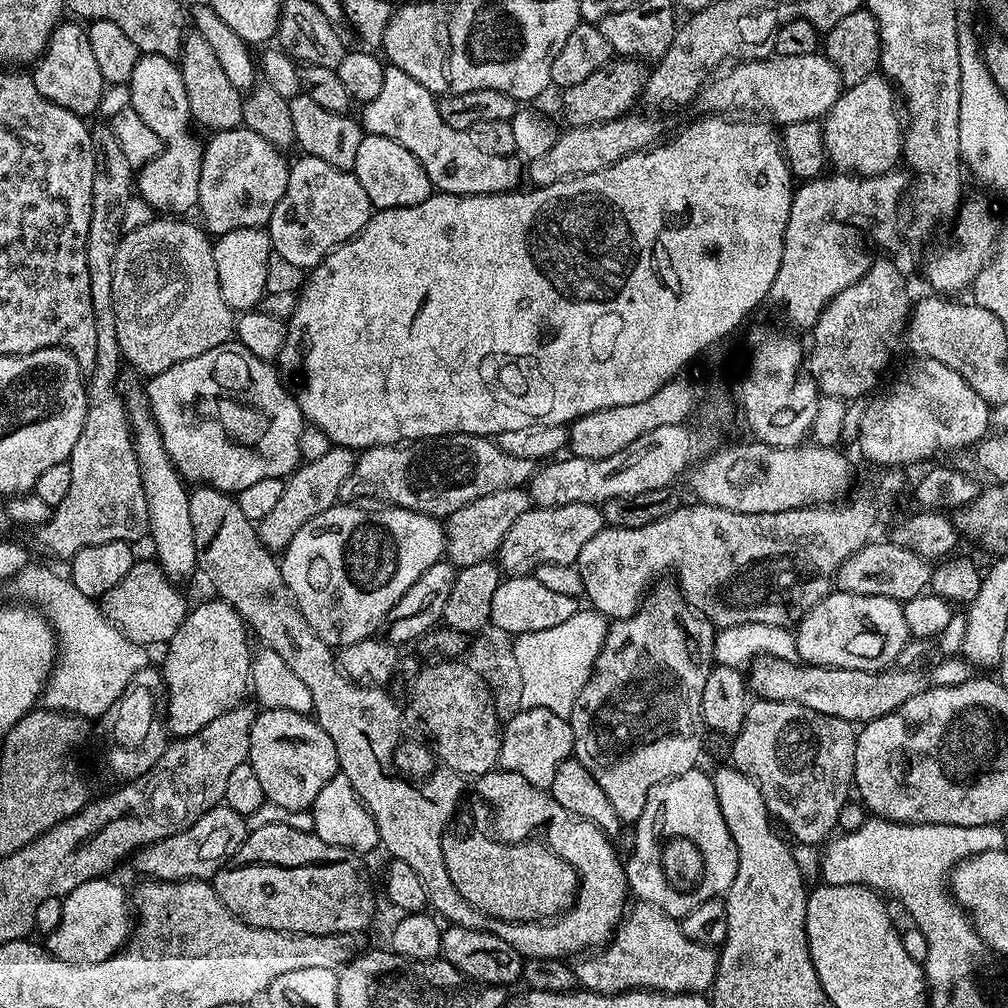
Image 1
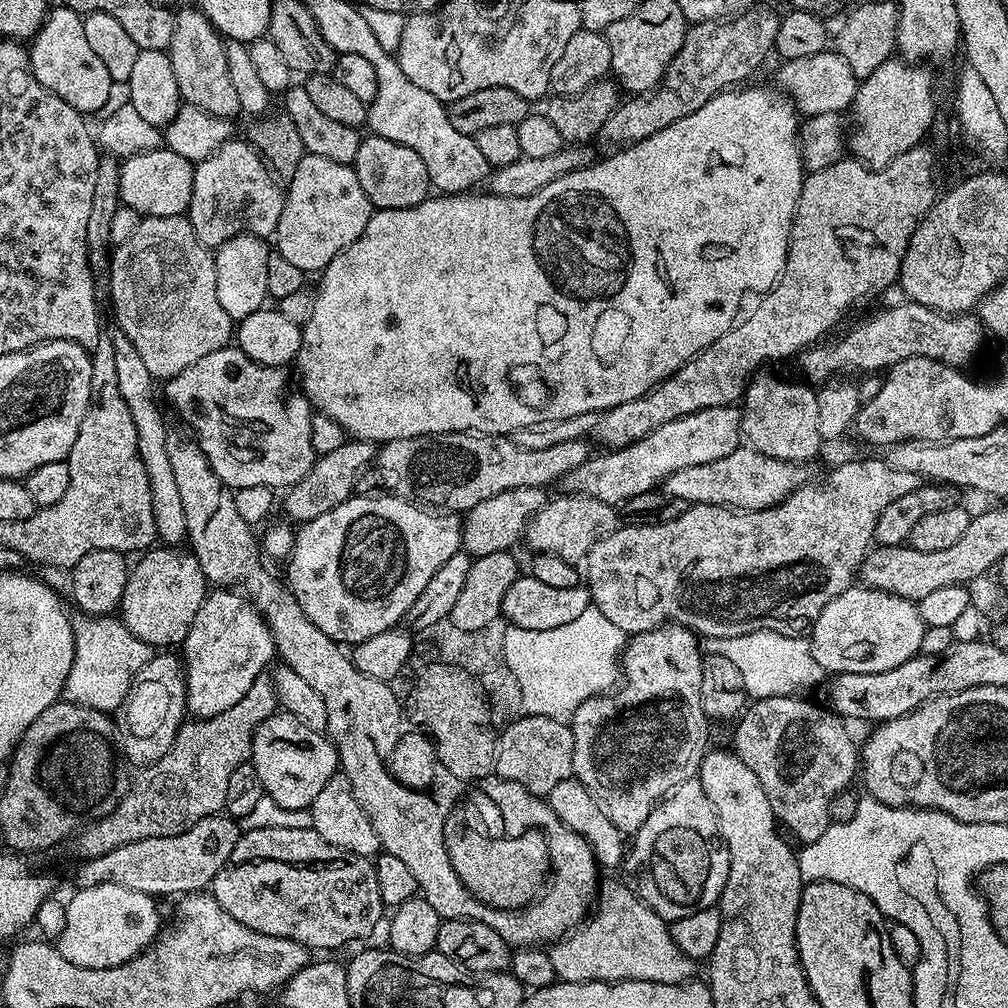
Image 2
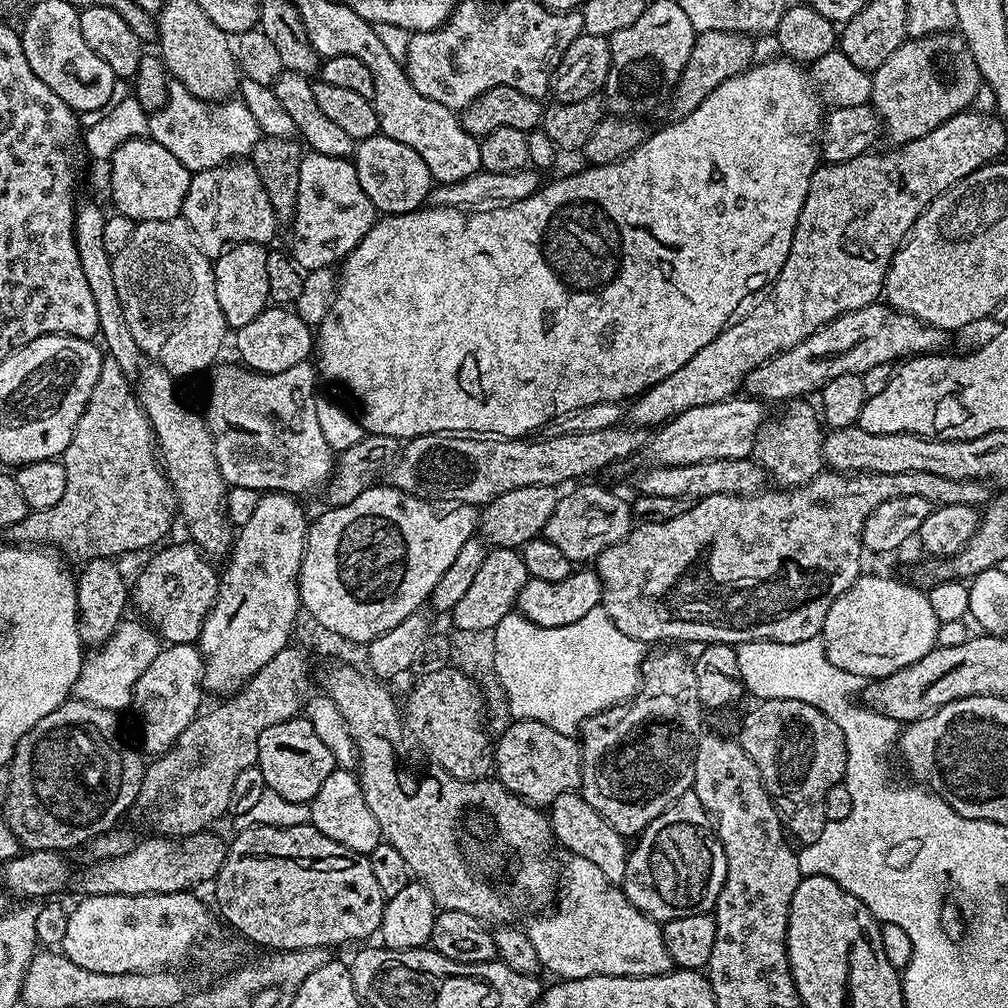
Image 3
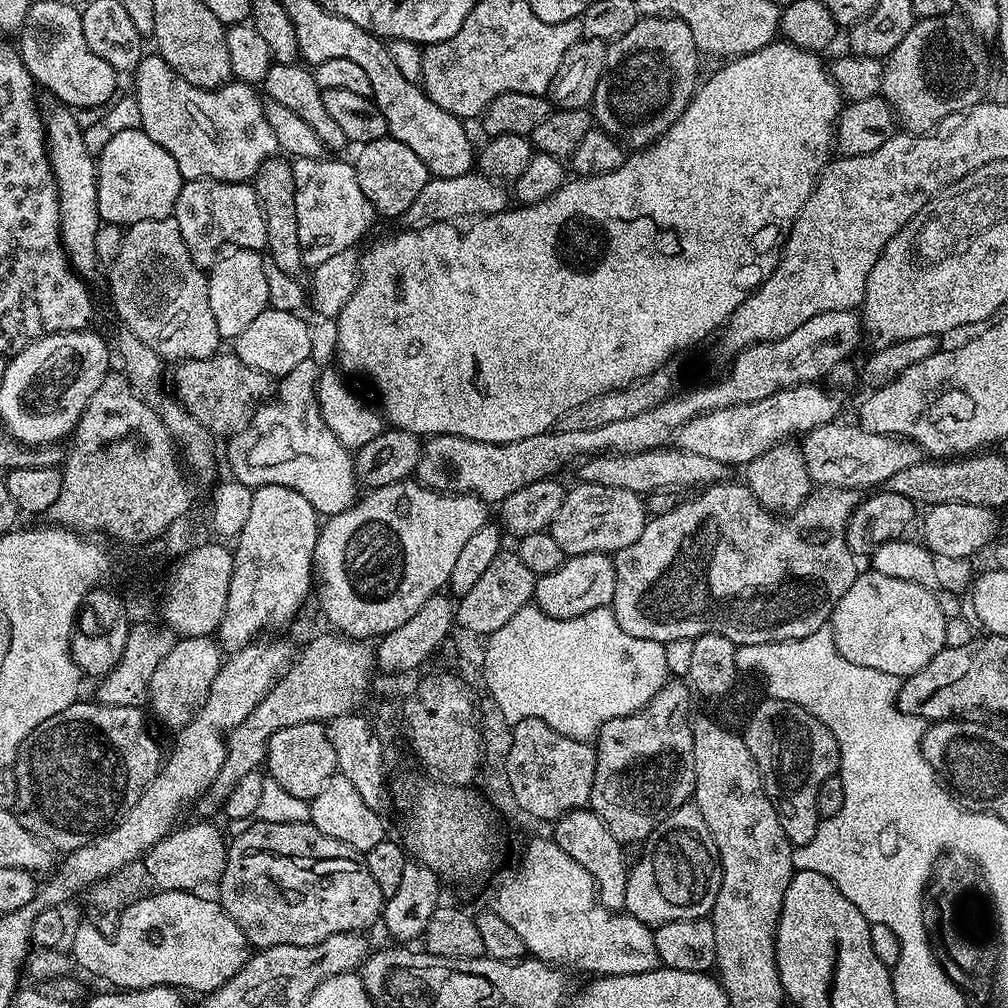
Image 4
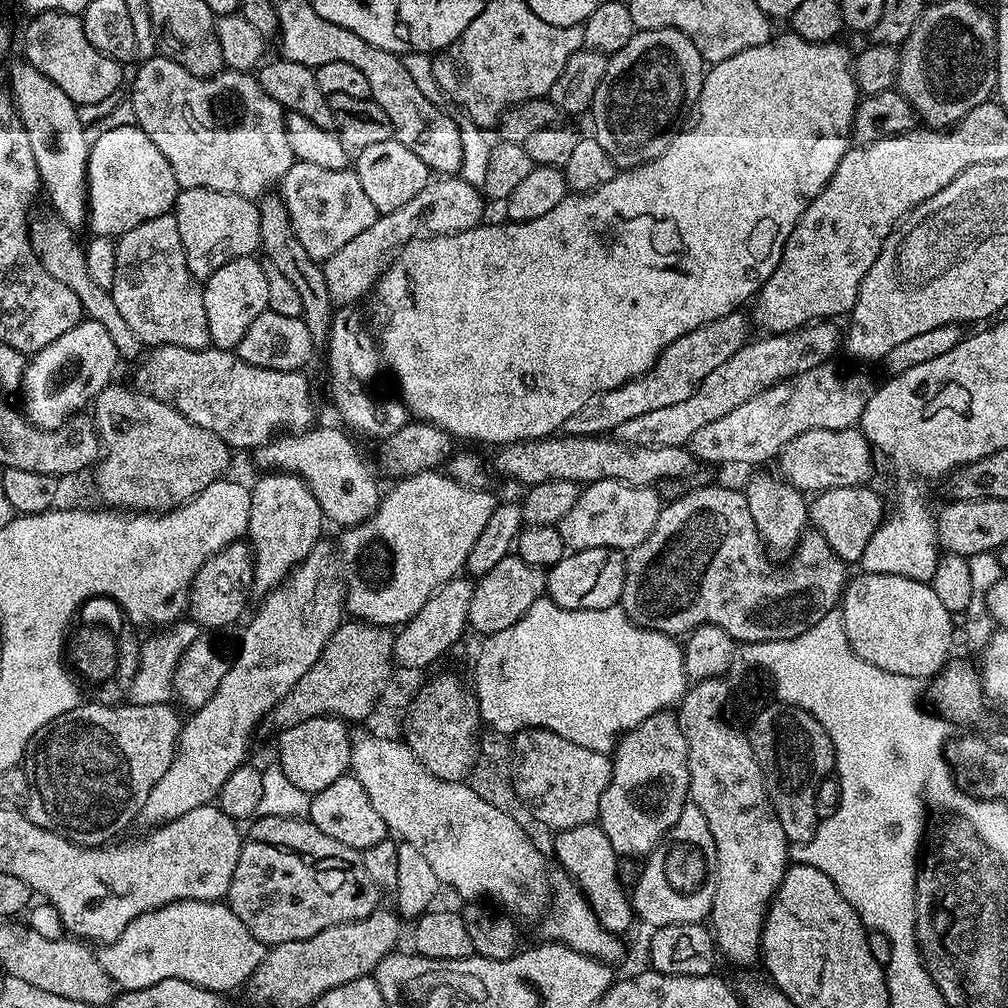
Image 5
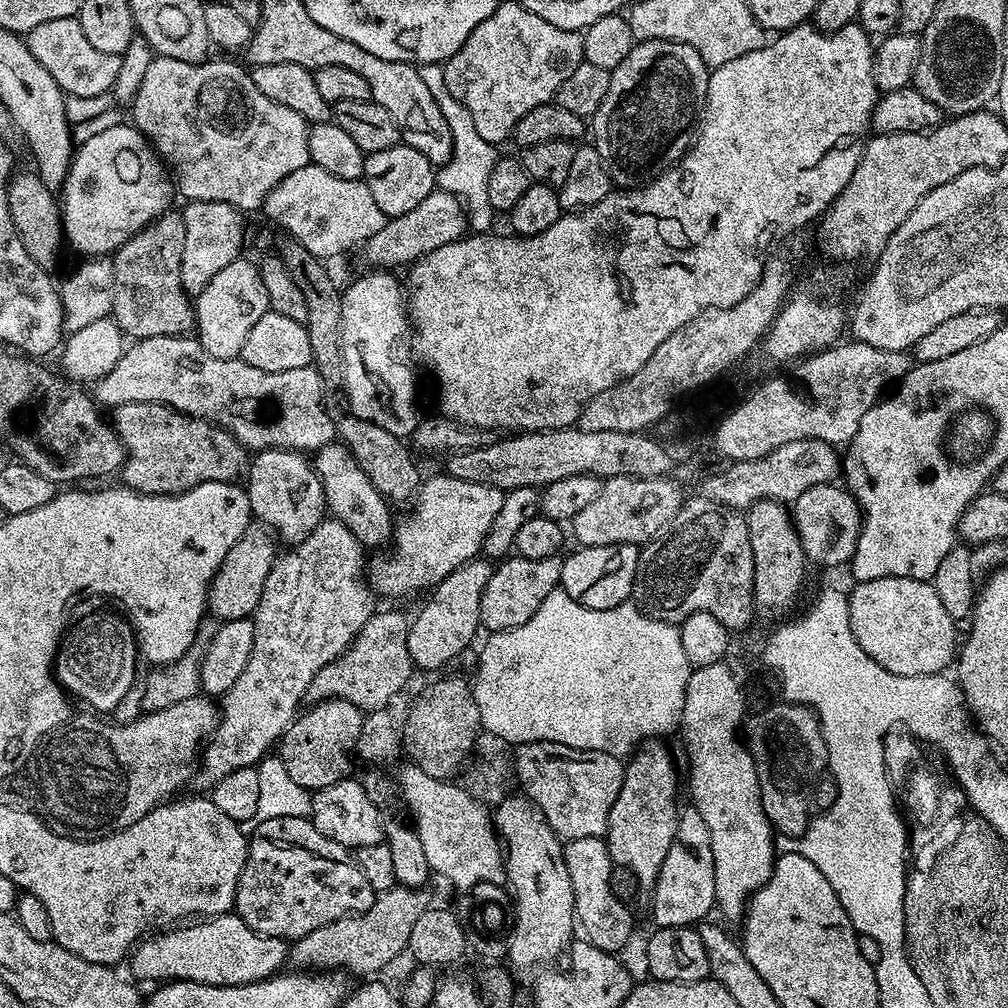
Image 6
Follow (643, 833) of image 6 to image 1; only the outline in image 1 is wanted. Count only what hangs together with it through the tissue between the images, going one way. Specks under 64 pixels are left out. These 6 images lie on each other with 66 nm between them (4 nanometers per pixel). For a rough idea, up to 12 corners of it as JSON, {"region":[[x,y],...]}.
{"region":[[675,583],[609,623],[574,758],[635,822],[705,751],[717,629]]}

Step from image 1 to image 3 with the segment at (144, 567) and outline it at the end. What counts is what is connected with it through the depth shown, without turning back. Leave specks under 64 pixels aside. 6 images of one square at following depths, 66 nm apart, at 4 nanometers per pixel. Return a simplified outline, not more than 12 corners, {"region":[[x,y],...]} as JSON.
{"region":[[195,544],[153,551],[130,600],[165,645],[196,644],[220,572]]}

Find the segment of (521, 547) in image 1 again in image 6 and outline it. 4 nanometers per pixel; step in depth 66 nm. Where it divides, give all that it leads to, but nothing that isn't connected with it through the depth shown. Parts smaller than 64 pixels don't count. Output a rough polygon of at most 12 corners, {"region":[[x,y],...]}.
{"region":[[609,476],[570,521],[585,548],[660,535],[685,489]]}

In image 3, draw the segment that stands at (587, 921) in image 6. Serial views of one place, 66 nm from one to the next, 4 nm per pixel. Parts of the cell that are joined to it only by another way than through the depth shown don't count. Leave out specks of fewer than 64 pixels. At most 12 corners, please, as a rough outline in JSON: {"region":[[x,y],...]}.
{"region":[[579,791],[547,817],[565,853],[623,885],[629,845]]}

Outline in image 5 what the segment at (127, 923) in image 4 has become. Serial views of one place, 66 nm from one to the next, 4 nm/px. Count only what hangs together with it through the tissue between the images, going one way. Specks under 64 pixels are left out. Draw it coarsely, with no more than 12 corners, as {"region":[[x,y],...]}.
{"region":[[227,903],[134,918],[95,955],[126,992],[243,989],[264,961]]}

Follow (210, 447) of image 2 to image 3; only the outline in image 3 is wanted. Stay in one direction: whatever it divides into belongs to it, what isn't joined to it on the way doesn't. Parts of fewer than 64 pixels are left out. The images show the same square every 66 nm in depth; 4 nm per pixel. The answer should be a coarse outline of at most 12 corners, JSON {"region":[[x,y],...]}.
{"region":[[220,362],[208,429],[222,478],[323,489],[334,453],[311,363]]}

